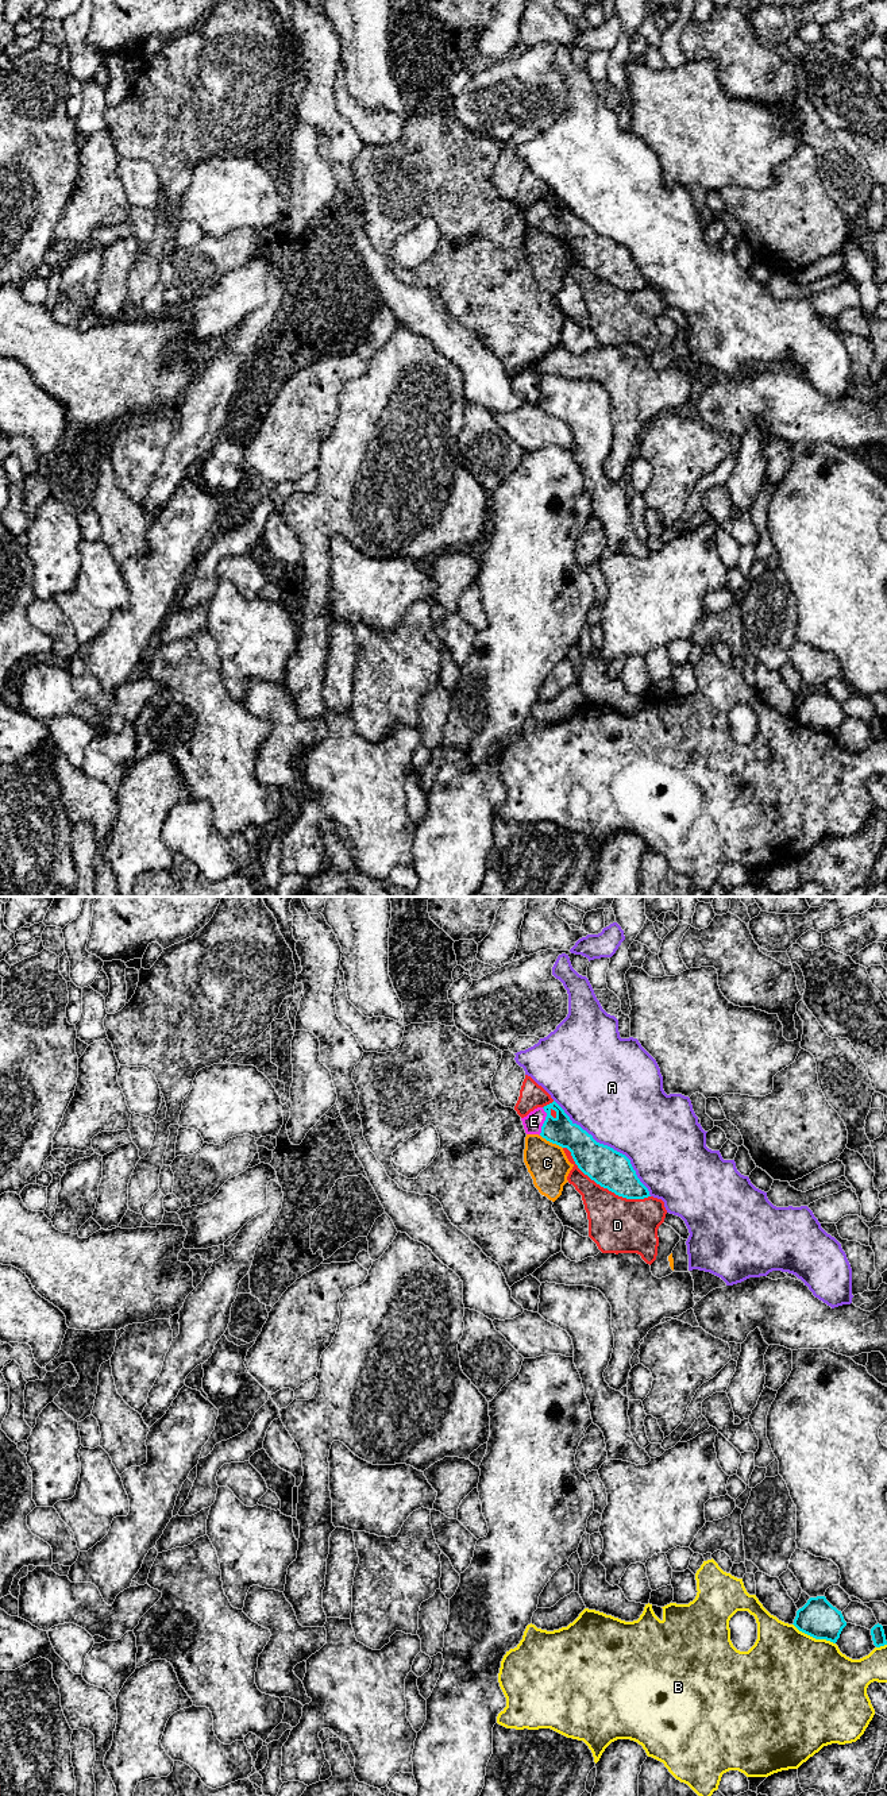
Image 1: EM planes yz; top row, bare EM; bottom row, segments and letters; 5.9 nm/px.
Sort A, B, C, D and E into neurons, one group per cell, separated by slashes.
A / B / C / D / E

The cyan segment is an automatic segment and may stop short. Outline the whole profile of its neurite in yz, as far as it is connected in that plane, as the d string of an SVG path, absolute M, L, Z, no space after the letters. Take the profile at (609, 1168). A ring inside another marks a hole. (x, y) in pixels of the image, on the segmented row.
M555 1101L544 1107L535 1109L521 1121L527 1134L539 1134L552 1144L567 1148L578 1168L601 1187L626 1199L651 1196L648 1188L637 1178L630 1160L613 1148L597 1142L591 1134L574 1124Z

